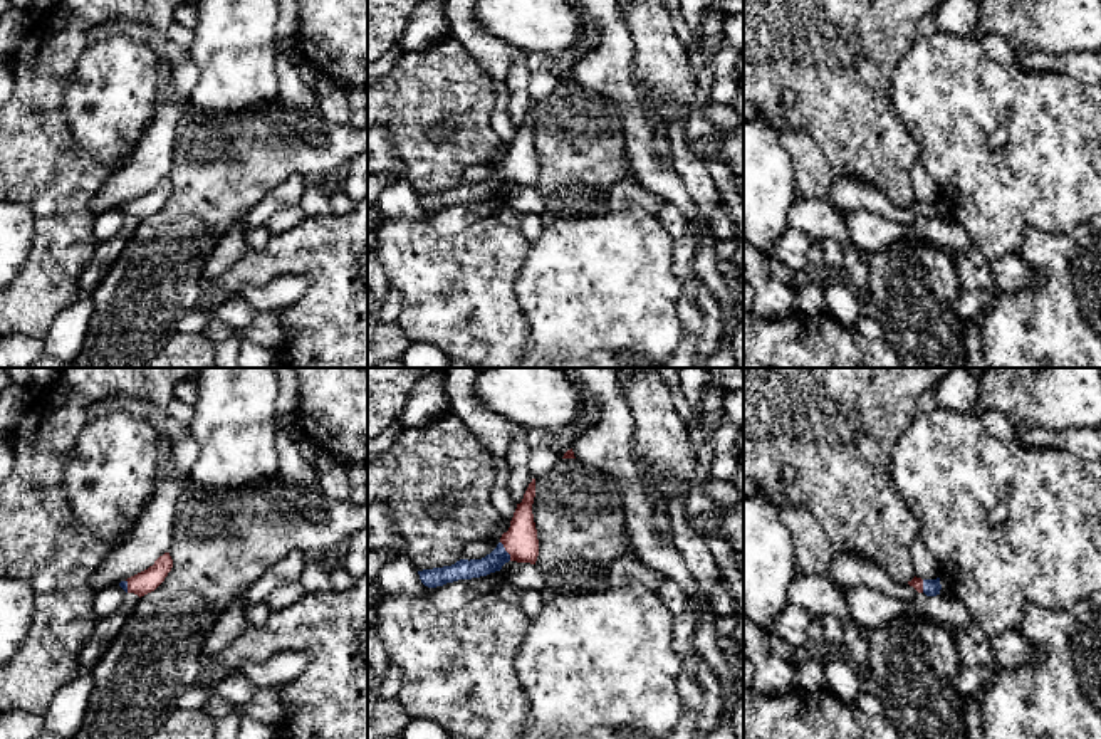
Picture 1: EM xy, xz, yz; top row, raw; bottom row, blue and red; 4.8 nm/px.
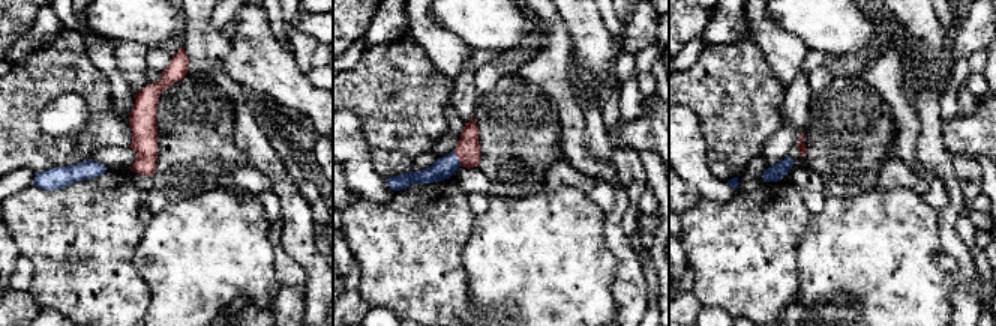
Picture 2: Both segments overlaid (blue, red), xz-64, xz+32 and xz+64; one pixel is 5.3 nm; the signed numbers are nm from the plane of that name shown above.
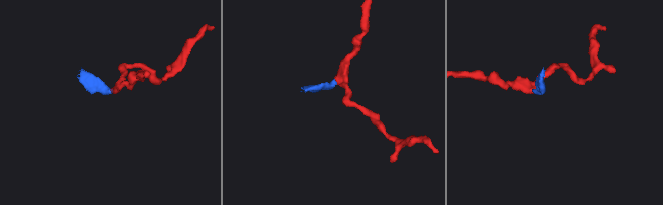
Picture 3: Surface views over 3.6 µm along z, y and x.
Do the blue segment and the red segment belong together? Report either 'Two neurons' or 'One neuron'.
One neuron

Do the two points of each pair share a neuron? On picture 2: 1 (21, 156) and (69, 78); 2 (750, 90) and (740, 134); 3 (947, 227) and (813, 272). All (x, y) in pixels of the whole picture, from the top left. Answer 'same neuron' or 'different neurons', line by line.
1: same neuron
2: same neuron
3: different neurons

